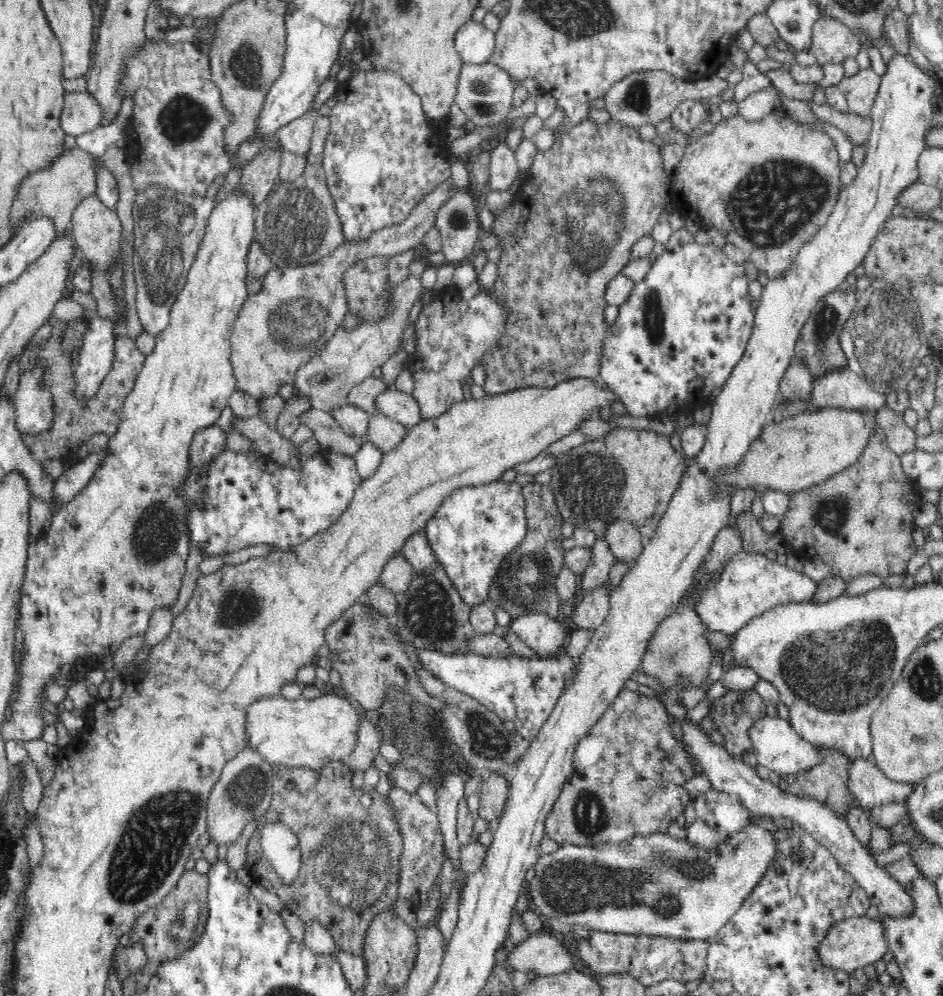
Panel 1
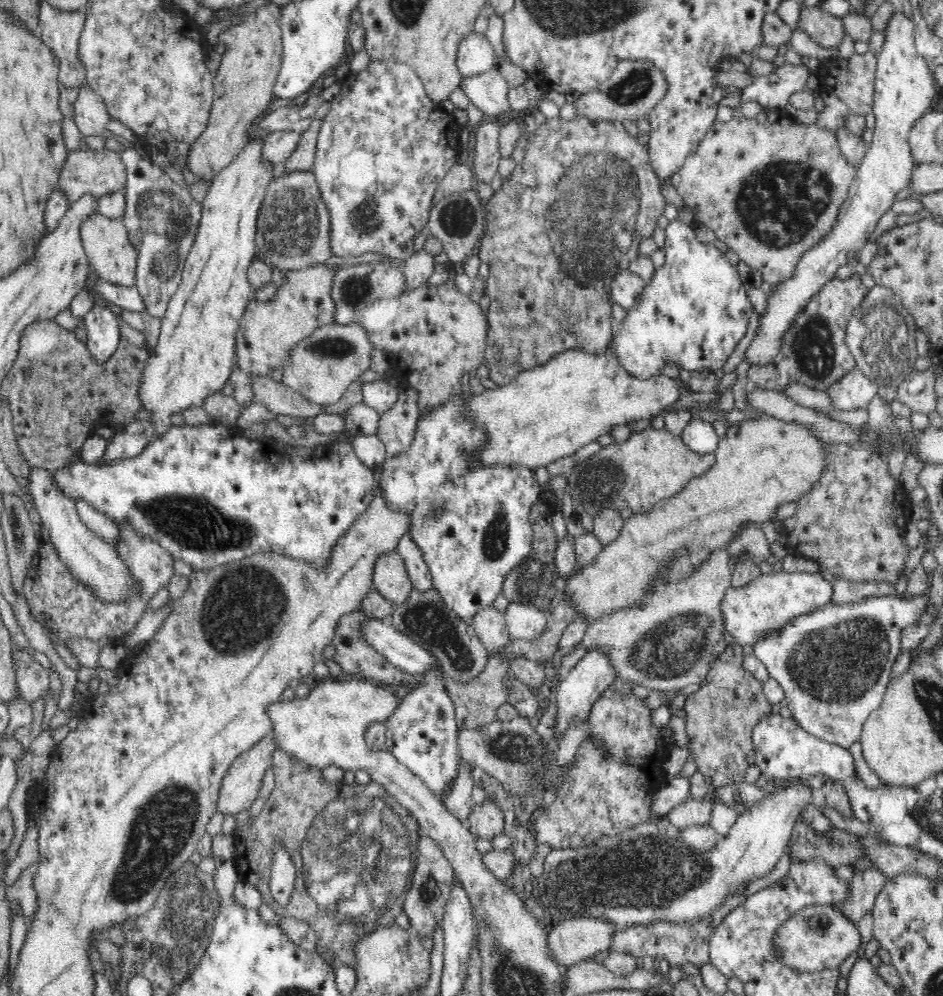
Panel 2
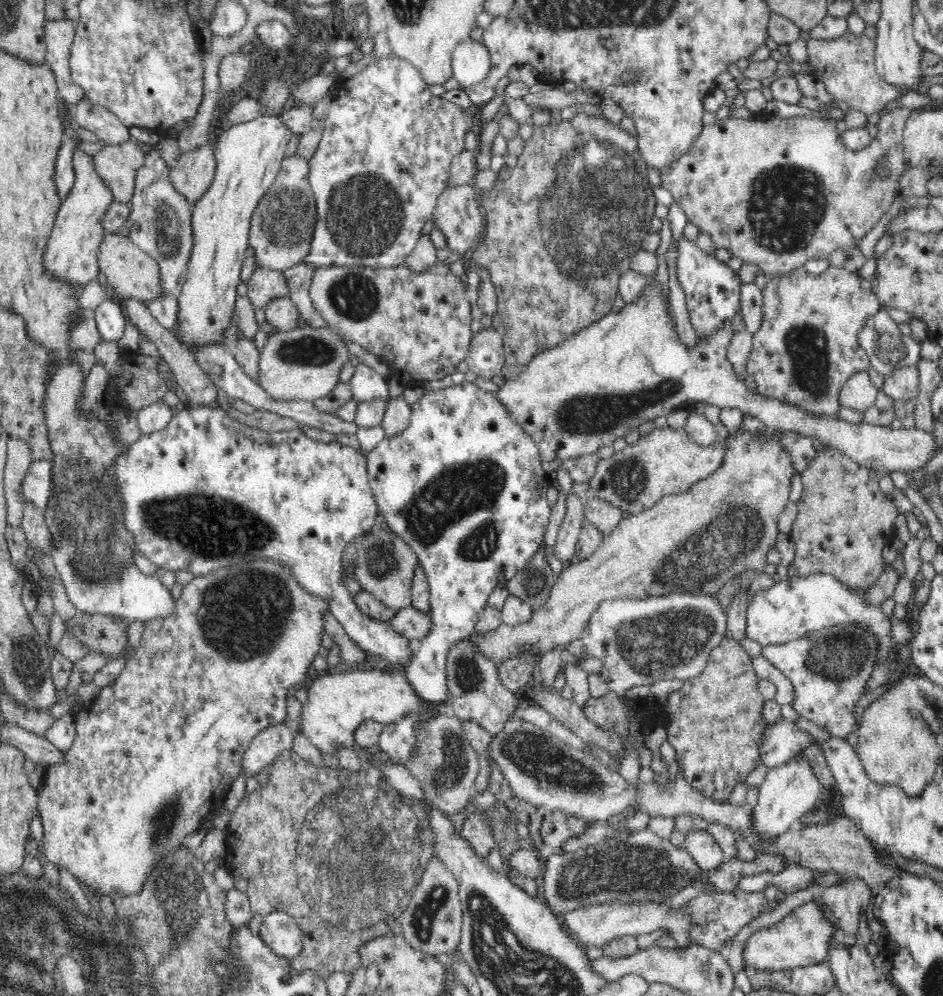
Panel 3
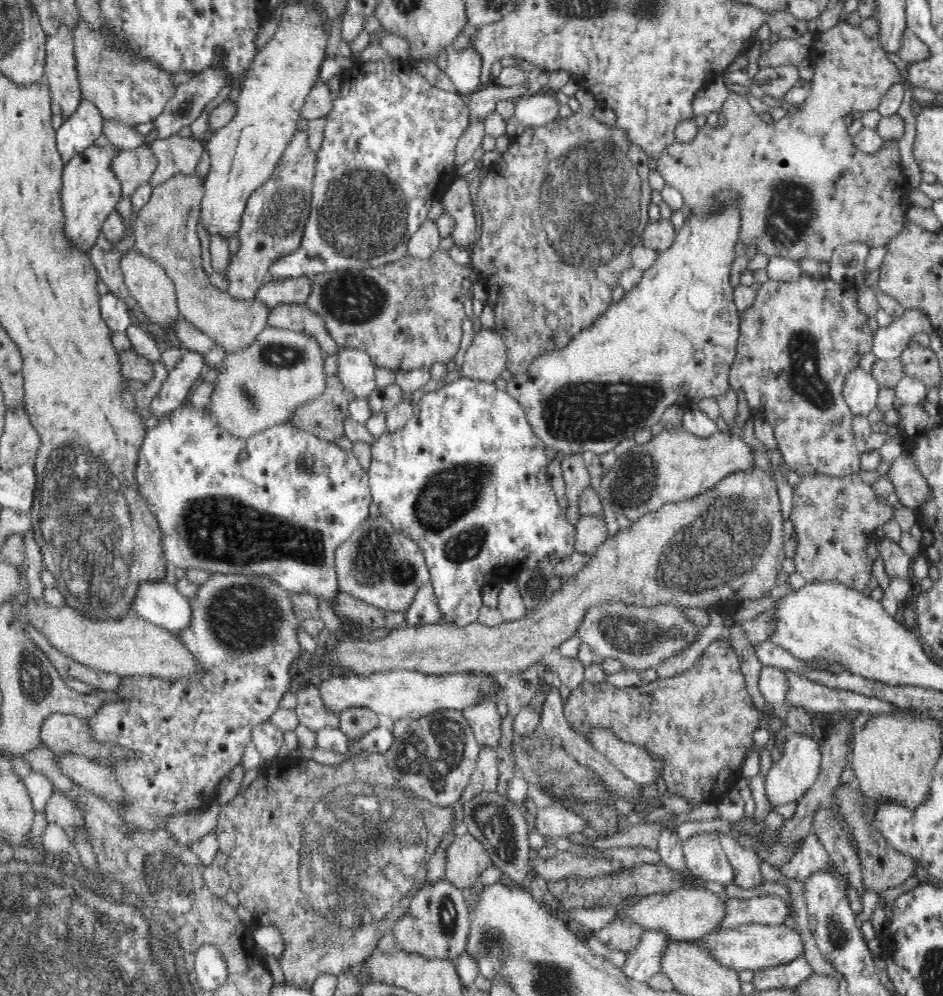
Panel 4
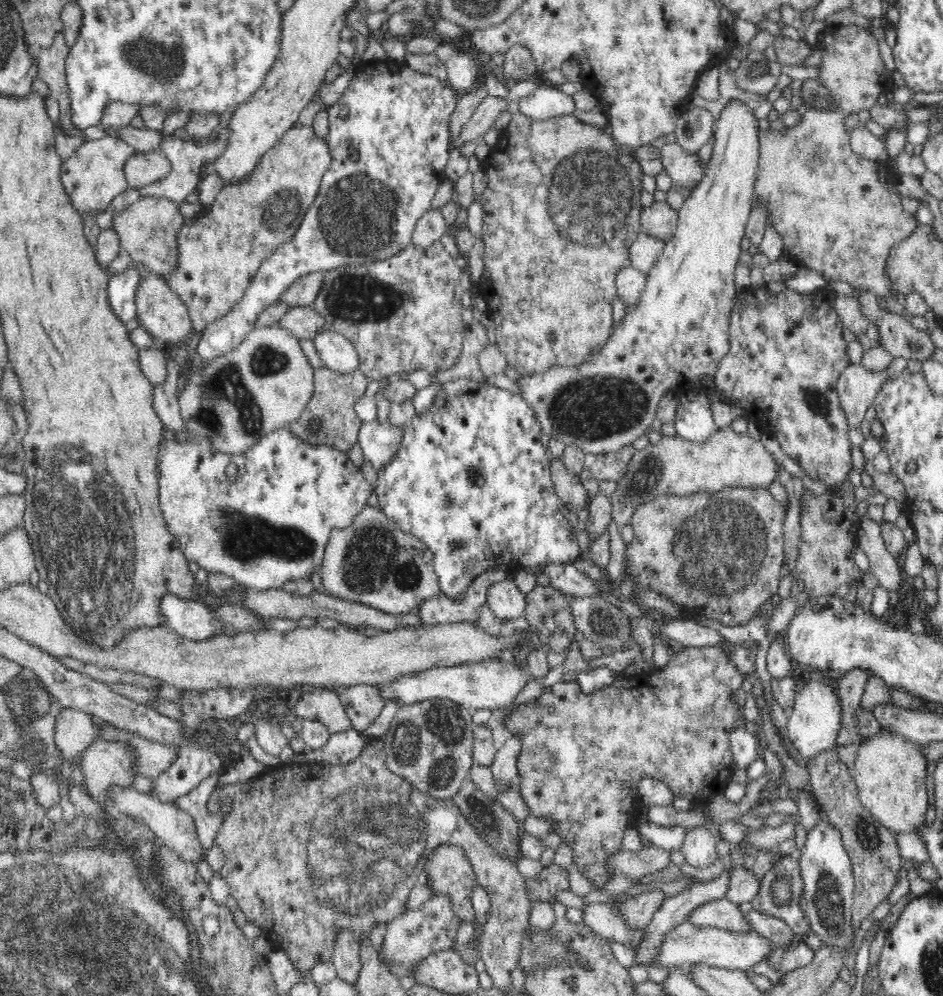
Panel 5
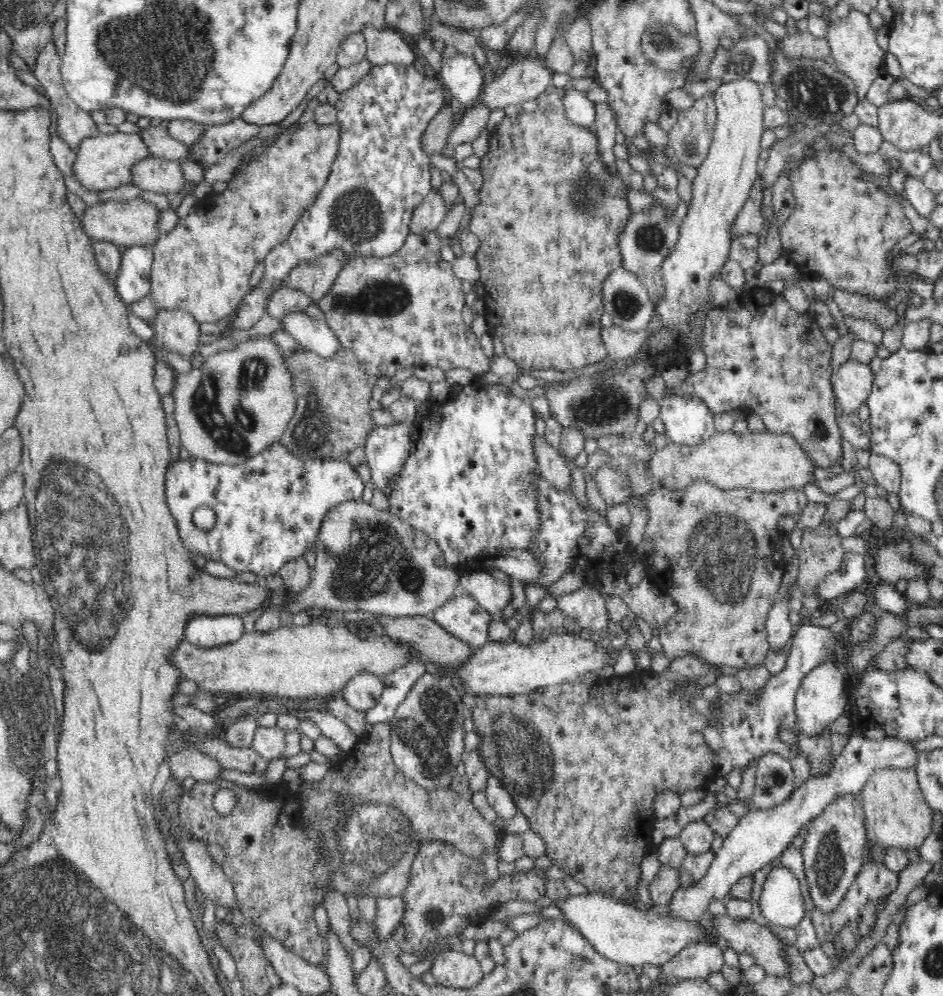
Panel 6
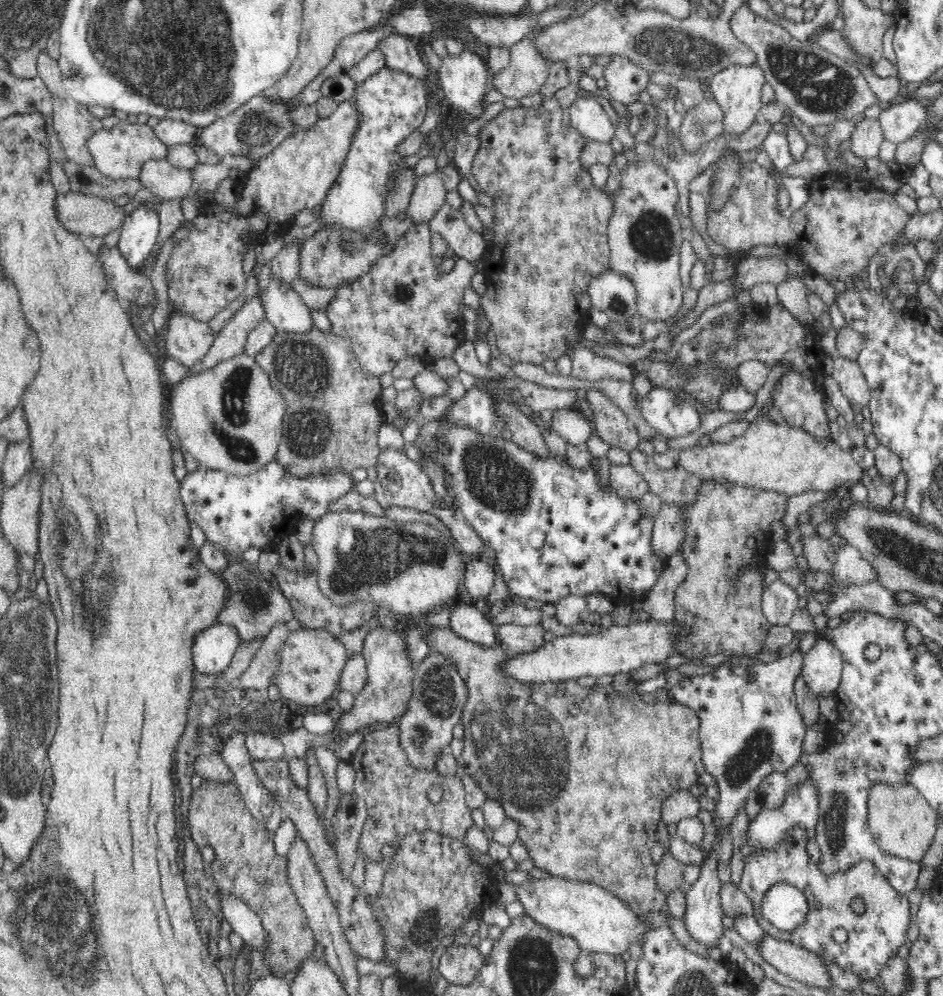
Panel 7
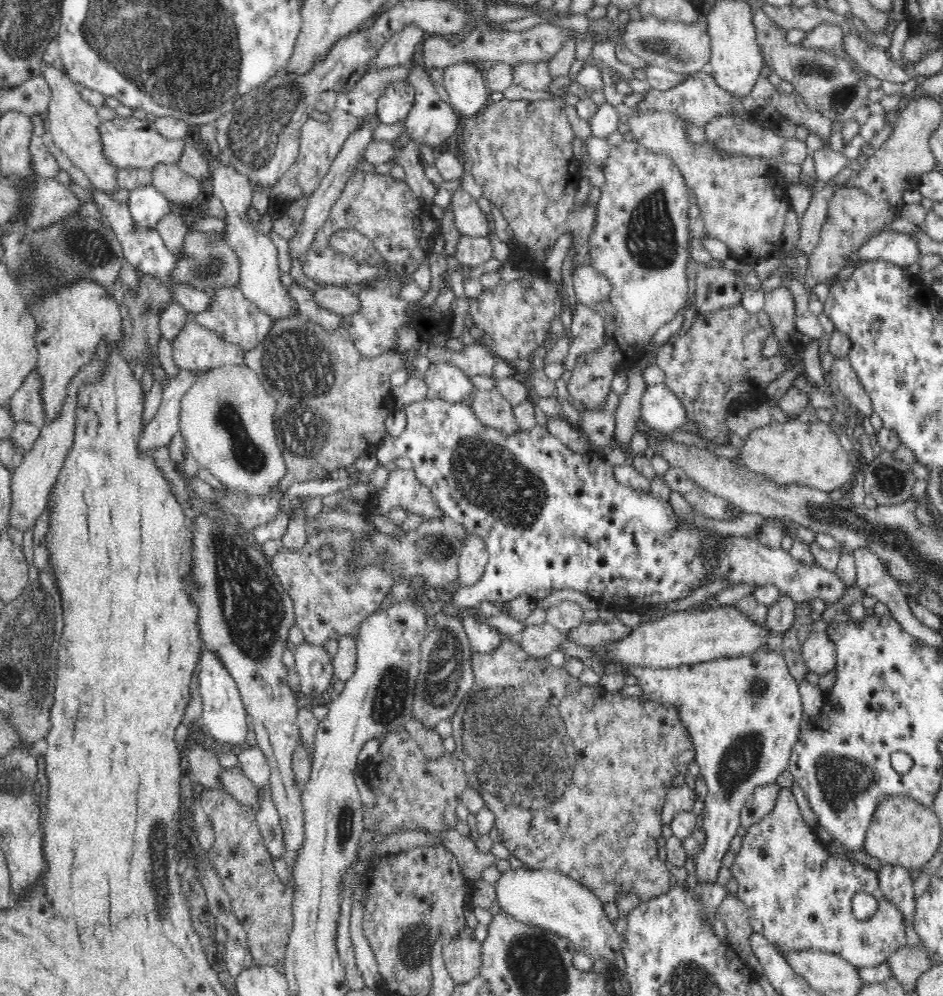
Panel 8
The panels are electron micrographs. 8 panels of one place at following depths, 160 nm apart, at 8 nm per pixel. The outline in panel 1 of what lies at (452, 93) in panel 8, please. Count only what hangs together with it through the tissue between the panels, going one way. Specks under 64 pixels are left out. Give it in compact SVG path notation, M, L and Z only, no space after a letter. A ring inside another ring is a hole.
M470 19L458 28L455 49L463 63L488 62L495 49L495 32L488 30L481 22Z

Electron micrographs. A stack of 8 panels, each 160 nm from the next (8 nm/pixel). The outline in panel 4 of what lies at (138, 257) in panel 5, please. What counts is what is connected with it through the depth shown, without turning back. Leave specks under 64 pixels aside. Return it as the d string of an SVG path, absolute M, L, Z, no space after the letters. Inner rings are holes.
M194 170L190 174L176 172L152 189L149 202L138 212L135 223L135 246L139 254L159 262L175 287L180 314L200 331L212 338L226 353L239 352L254 344L259 332L268 325L269 309L256 299L234 300L226 292L212 286L202 269L202 253L198 237L198 214L205 195L204 176Z

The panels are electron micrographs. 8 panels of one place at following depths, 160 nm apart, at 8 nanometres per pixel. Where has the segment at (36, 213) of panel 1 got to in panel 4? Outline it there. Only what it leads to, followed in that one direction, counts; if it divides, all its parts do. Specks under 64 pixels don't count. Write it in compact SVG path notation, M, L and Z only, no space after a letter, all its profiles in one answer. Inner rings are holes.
M150 146L119 150L110 168L121 184L121 197L130 197L139 186L151 180L156 170L157 156Z

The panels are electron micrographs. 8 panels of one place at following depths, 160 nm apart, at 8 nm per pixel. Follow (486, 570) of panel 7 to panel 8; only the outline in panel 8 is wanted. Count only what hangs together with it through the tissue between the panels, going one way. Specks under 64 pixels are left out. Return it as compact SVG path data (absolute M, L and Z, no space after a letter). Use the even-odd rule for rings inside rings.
M469 534L461 545L459 559L457 585L473 585L486 572L486 566L489 562L489 554L484 541Z

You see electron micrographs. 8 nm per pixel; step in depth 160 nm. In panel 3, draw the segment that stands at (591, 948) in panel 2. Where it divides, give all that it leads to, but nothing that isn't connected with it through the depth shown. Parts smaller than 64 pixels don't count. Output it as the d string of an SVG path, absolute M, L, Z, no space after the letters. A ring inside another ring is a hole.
M648 901L646 904L640 902L632 902L632 904L610 902L610 904L590 906L590 908L564 913L561 919L566 932L582 948L586 946L604 948L604 946L618 937L636 937L639 934L650 934L650 932L666 926L668 930L672 930L672 936L677 942L678 948L683 949L688 945L689 929L693 927L688 914L689 910L670 910L670 908L665 907L665 904L655 904L653 901Z

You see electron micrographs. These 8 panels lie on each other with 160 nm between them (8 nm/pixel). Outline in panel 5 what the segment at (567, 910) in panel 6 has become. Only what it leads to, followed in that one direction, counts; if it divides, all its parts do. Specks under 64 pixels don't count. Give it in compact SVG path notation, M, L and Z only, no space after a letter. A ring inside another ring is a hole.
M592 903L592 906L586 906L584 920L596 934L606 940L628 942L634 948L642 938L642 932L630 932L626 928L625 919L618 916L618 910L612 910L608 904ZM684 921L676 930L667 932L659 945L659 956L651 963L664 966L682 968L688 964L702 963L713 967L746 972L755 964L766 961L777 949L765 936L754 930L748 932L734 932L724 929L697 927Z

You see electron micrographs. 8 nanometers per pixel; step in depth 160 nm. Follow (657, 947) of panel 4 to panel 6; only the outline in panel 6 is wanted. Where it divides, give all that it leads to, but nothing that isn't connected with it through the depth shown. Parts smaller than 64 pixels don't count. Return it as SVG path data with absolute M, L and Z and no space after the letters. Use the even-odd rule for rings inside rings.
M851 734L848 744L834 760L832 772L826 778L807 779L791 793L789 799L778 806L763 810L753 808L739 820L738 826L724 839L724 846L718 849L710 868L704 876L694 879L687 886L678 886L668 902L668 915L679 921L698 921L710 911L711 901L724 902L732 897L731 886L742 876L755 873L771 860L778 859L793 838L802 834L805 827L817 818L838 795L859 794L874 770L887 767L908 769L916 765L916 750L895 737L886 740L866 740Z

